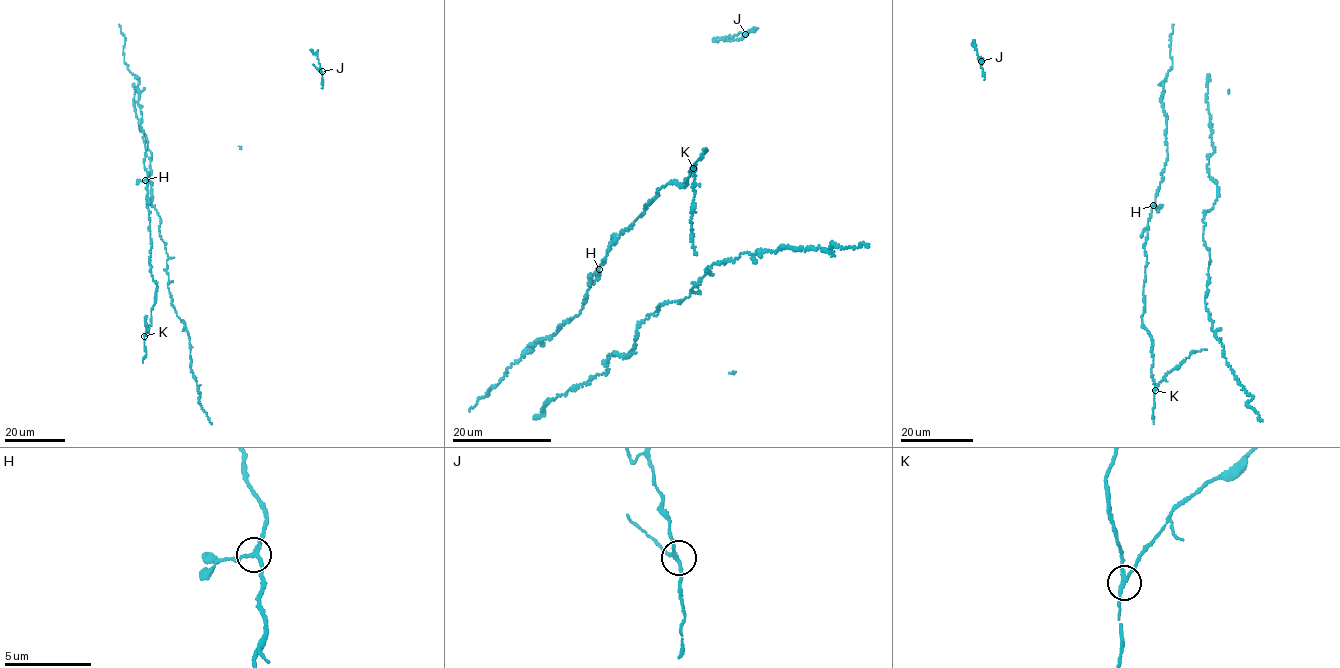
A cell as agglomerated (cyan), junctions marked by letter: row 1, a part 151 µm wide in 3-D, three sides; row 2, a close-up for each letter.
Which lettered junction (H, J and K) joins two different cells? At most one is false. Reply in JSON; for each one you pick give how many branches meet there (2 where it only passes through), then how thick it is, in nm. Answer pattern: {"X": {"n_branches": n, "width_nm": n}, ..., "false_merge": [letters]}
{"K": {"n_branches": 3, "width_nm": 190}, "false_merge": ["K"]}

